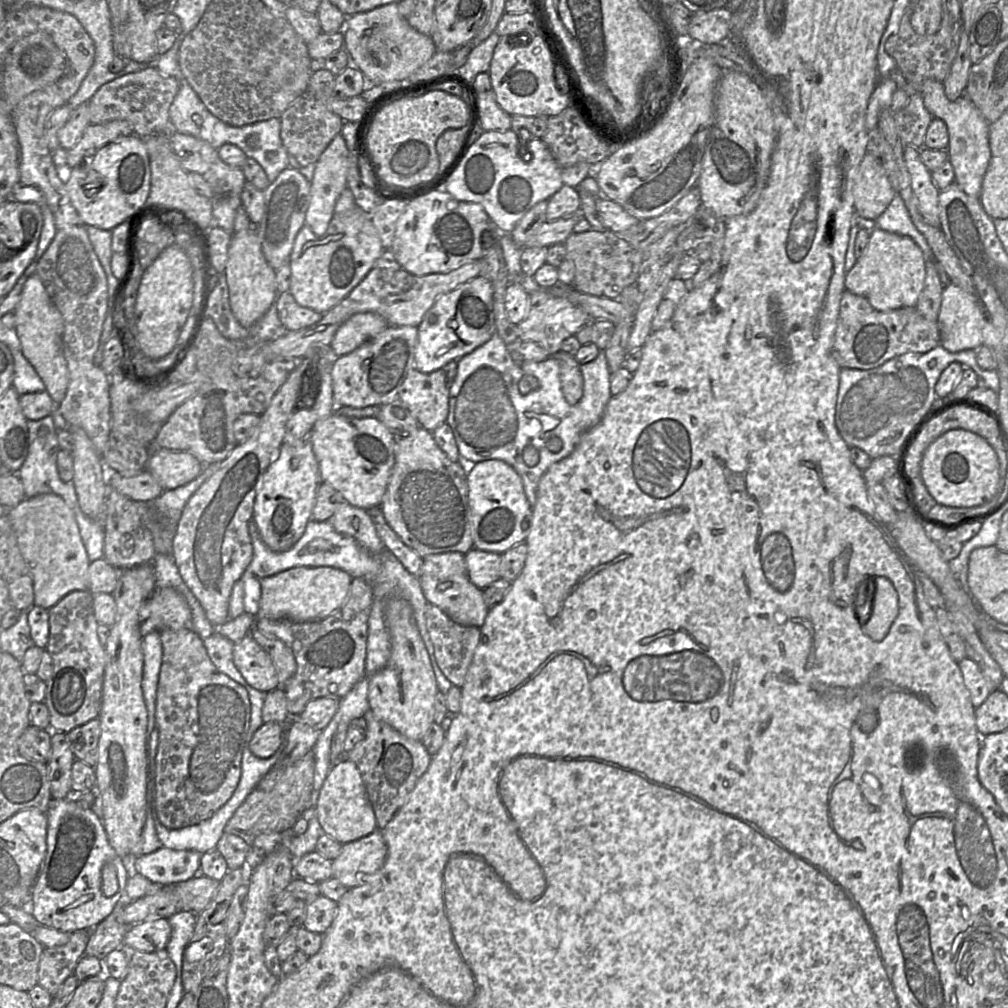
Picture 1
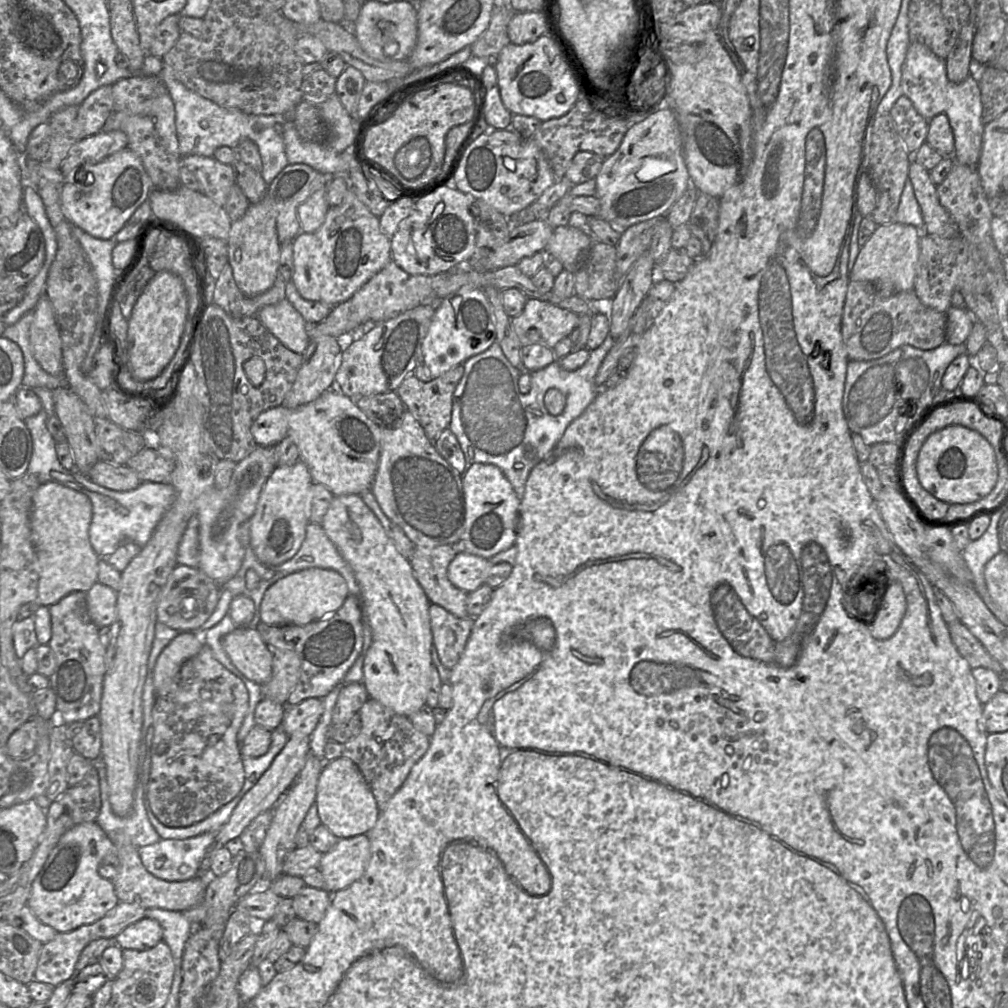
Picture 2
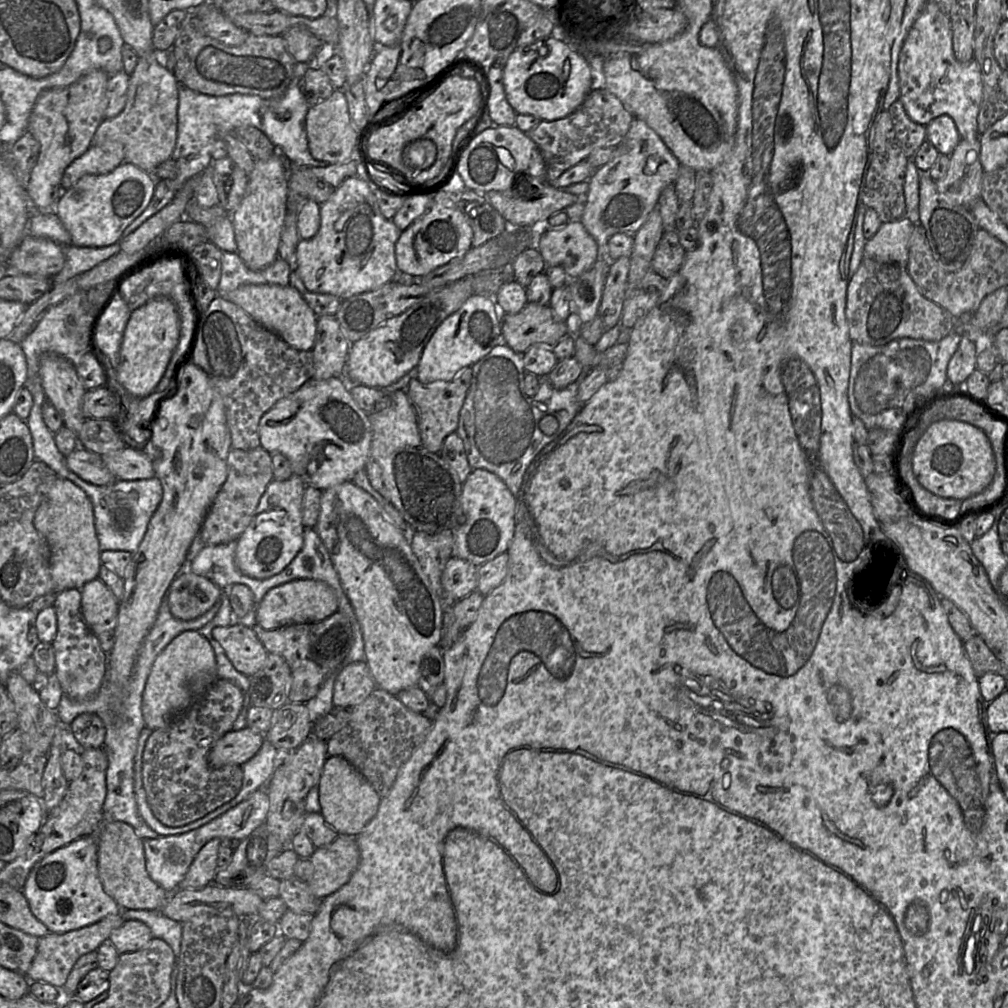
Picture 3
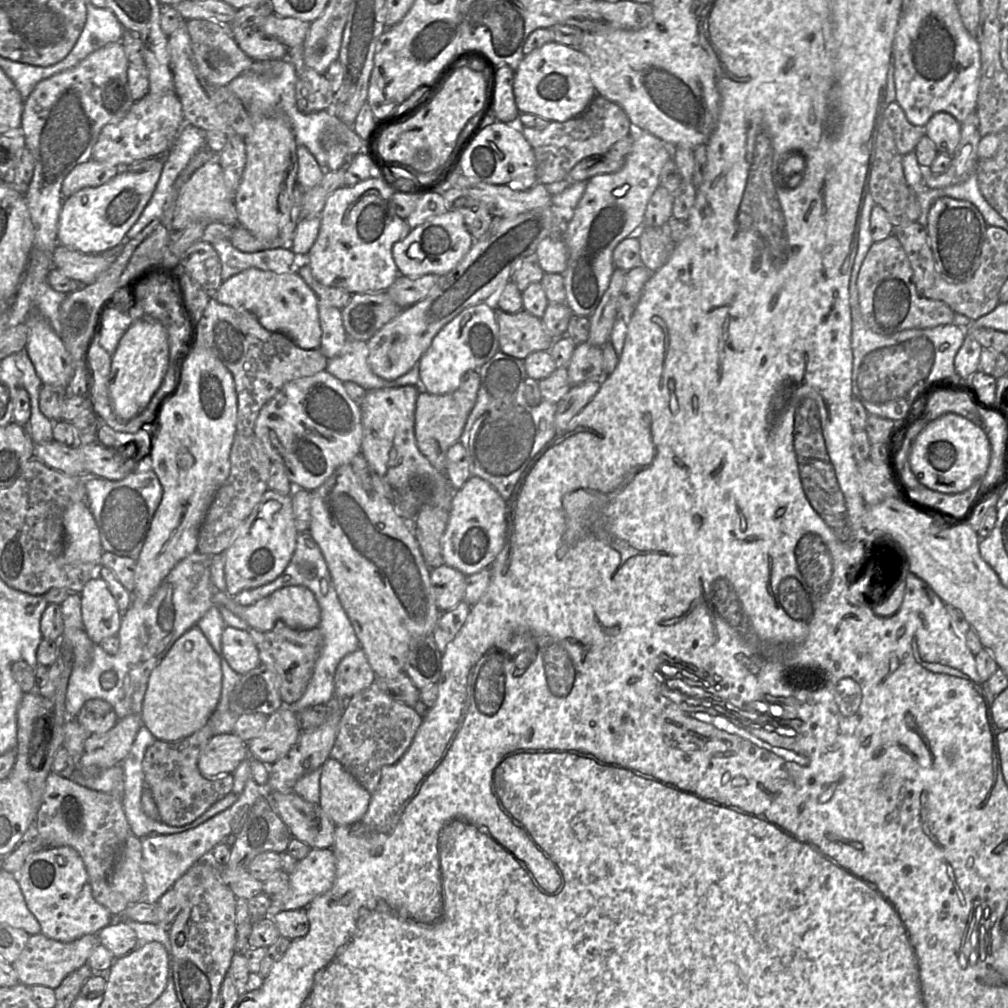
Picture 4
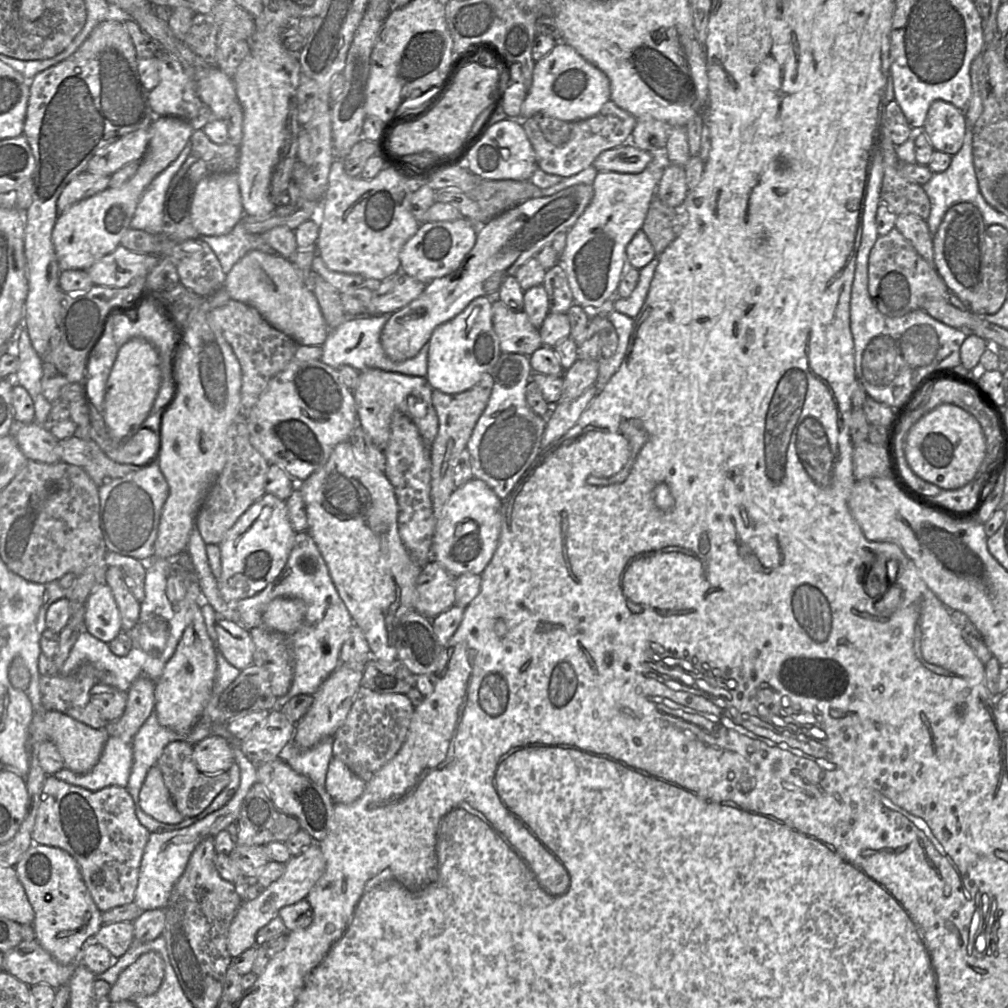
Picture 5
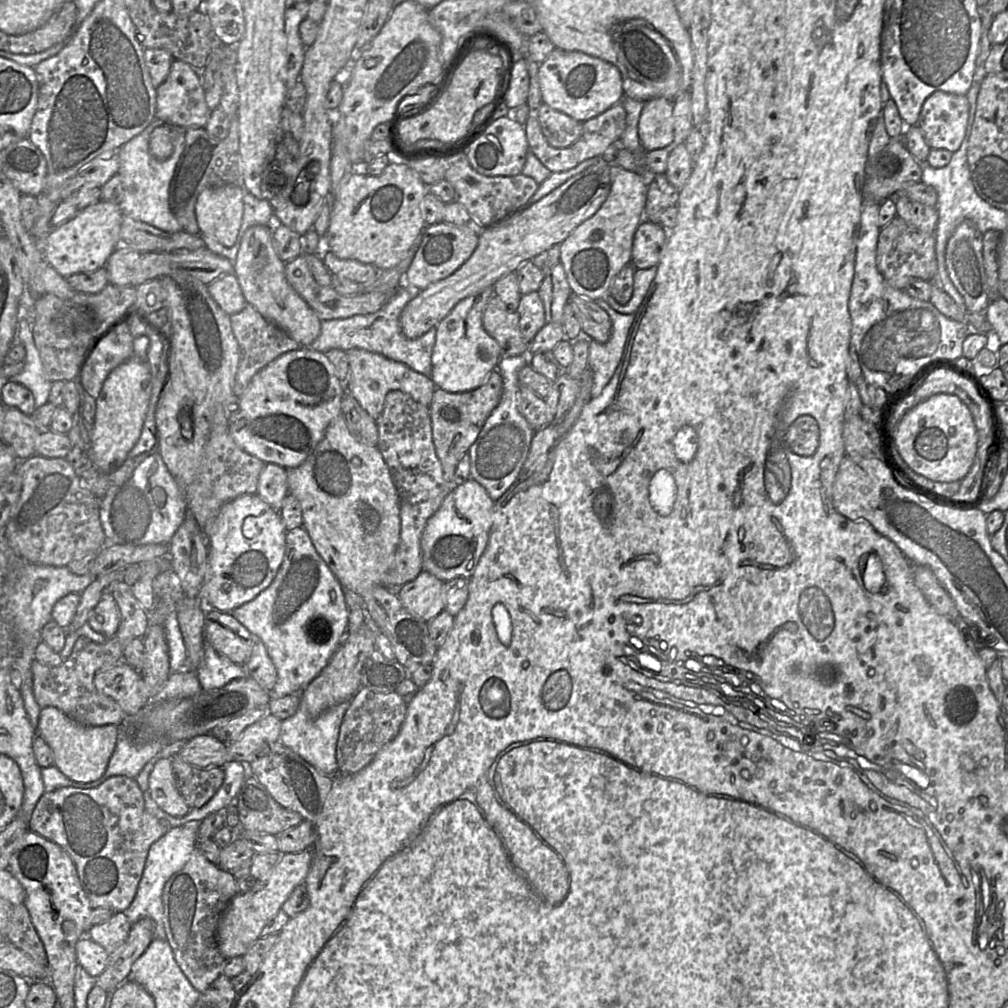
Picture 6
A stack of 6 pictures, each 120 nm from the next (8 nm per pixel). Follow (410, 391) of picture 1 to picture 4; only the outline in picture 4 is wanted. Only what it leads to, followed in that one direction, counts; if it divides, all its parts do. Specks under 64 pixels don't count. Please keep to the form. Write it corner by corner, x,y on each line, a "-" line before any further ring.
478,370
468,371
462,377
458,389
452,393
435,395
420,386
415,409
415,438
421,453
440,473
446,474
446,453
452,445
460,441
469,414
475,406
479,388

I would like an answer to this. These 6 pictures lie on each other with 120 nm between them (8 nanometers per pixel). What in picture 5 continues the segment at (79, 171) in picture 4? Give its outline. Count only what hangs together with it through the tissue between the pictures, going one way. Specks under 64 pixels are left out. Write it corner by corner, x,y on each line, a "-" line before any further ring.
86,171
76,176
63,190
58,201
58,214
84,199
109,188
110,176
90,174

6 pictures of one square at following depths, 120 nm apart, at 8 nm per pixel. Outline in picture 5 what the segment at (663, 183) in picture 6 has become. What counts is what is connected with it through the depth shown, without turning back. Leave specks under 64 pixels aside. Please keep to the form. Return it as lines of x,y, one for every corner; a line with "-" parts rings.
654,195
641,230
651,242
656,257
676,238
672,230
672,219
675,213
676,209
664,204

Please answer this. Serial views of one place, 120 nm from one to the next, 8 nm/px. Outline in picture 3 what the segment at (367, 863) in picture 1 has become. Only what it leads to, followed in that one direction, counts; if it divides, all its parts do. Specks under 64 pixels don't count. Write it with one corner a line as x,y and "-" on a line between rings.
338,836
330,844
315,848
308,858
313,866
308,886
316,898
324,899
350,880
359,865
360,850
356,837

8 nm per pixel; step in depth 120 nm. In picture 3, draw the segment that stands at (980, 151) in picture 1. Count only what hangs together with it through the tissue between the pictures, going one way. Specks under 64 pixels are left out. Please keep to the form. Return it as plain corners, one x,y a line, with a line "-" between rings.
923,10
905,38
898,61
900,97
909,118
927,126
936,117
949,115
961,139
979,138
977,117
982,99
982,79
975,59
960,62
952,47
949,17
940,11

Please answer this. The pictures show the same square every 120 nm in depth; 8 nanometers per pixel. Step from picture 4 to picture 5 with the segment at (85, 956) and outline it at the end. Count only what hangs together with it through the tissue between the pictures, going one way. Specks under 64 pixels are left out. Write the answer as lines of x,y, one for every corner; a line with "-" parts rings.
36,939
22,940
3,954
3,971
28,986
45,983
58,989
67,985
77,965
78,962
69,965
57,962

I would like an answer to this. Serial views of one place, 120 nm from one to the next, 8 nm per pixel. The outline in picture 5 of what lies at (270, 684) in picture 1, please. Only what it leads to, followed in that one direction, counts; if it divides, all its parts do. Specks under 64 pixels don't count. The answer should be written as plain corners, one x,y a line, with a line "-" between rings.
218,618
215,623
217,649
234,668
242,671
253,664
254,643
240,623

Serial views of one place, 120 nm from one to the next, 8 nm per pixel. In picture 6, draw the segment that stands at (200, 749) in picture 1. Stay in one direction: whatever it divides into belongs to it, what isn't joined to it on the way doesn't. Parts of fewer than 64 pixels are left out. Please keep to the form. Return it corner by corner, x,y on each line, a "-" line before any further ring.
178,755
173,756
171,762
178,791
190,809
205,805
223,783
222,768
198,768

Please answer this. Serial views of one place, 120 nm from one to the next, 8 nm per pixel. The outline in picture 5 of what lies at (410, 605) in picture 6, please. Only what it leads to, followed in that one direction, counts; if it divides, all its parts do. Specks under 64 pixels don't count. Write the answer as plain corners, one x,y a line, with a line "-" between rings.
429,561
416,581
415,611
433,619
455,605
455,578
438,562

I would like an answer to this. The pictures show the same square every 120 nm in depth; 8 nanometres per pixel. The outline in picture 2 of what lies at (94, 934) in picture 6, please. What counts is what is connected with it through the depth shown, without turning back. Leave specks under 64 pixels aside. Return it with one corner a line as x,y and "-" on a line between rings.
143,918
123,929
113,940
121,949
144,951
163,940
163,930
155,919

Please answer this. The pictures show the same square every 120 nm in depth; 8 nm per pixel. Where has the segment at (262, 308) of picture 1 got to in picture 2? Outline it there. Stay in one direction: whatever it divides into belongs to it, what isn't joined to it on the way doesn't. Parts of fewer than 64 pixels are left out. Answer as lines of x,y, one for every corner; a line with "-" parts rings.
266,195
260,202
250,204
245,214
232,222
227,247
228,264
243,295
253,297
273,286
278,275
281,244
277,235
275,210

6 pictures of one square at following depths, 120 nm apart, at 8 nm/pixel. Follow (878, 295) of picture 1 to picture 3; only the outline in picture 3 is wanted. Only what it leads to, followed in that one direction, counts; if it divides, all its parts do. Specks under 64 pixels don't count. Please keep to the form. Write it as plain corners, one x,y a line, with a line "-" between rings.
907,217
882,223
876,234
866,241
863,258
907,268
909,239
914,227
915,223

